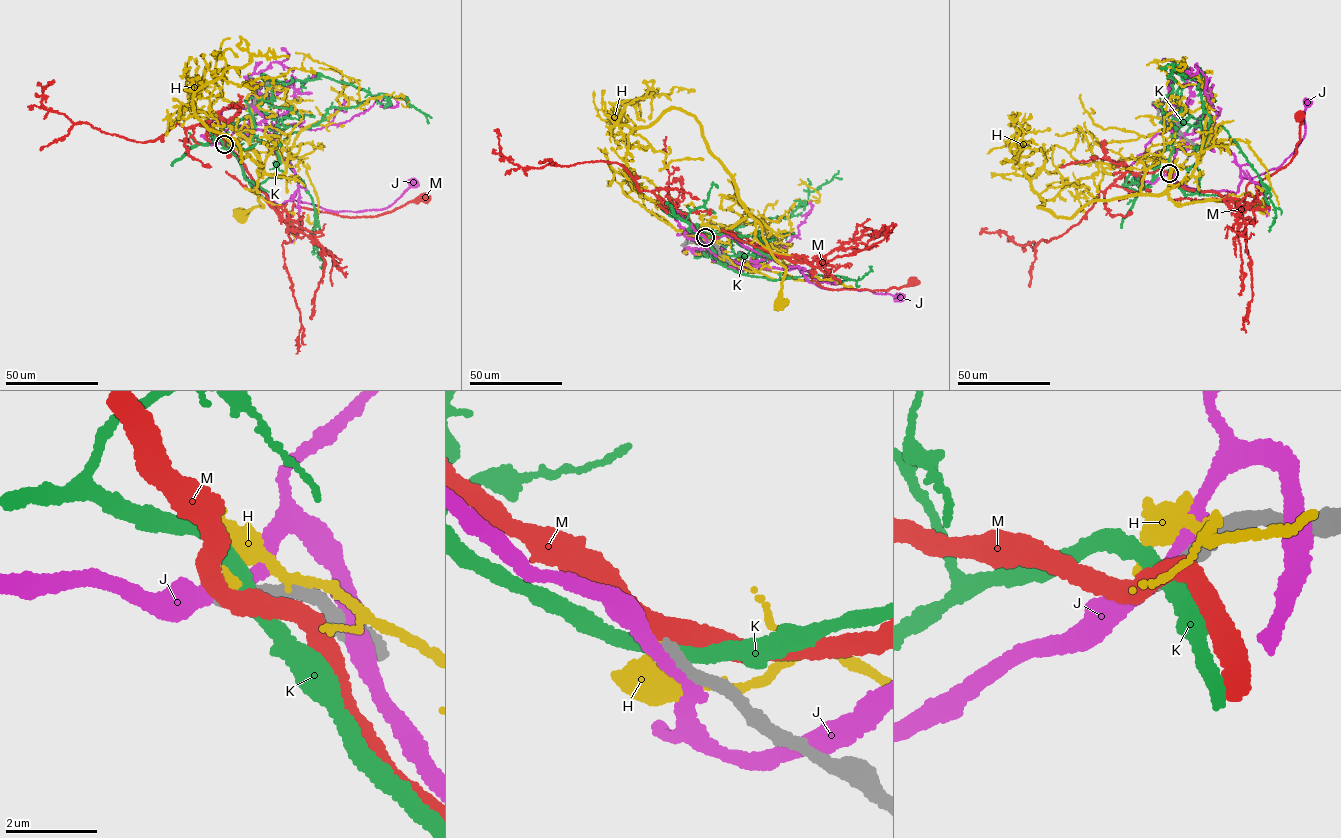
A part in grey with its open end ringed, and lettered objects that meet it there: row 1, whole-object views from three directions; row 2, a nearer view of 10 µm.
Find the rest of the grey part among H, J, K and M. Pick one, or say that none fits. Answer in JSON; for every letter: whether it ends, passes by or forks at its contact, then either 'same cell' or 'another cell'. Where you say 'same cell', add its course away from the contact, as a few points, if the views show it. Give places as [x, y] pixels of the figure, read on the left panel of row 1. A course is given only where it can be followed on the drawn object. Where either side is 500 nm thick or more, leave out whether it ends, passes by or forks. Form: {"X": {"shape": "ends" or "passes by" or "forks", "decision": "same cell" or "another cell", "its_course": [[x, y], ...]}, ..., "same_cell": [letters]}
{"H": {"shape": "ends", "decision": "another cell"}, "J": {"shape": "passes by", "decision": "another cell"}, "K": {"shape": "passes by", "decision": "another cell"}, "M": {"shape": "passes by", "decision": "another cell"}, "same_cell": []}

